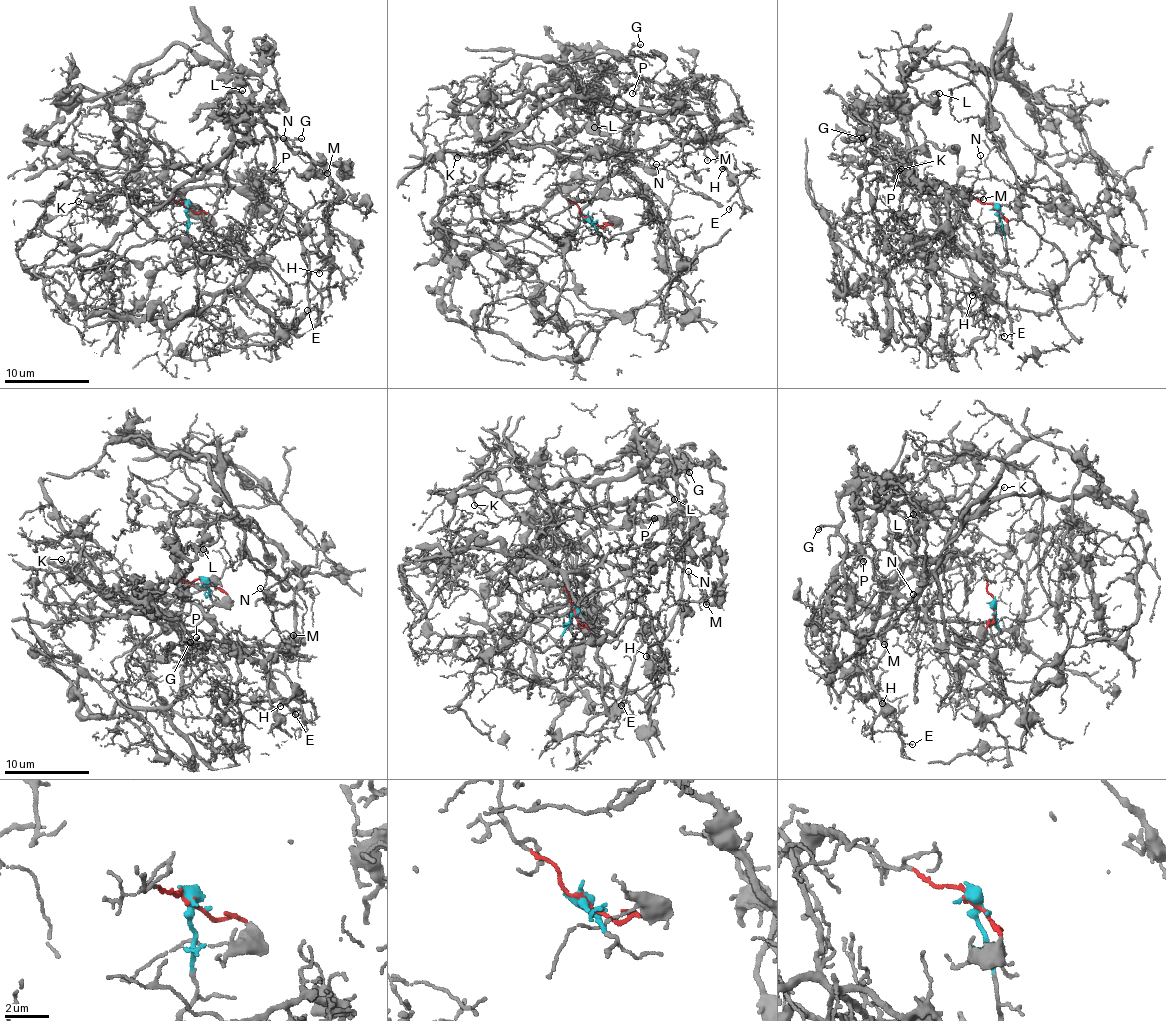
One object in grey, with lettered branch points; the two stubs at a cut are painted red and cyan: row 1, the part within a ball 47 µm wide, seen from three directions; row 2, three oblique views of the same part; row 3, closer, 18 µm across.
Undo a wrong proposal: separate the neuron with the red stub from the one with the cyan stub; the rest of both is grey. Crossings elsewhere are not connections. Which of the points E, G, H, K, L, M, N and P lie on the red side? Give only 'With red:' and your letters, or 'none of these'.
With red: E, H, K, P

